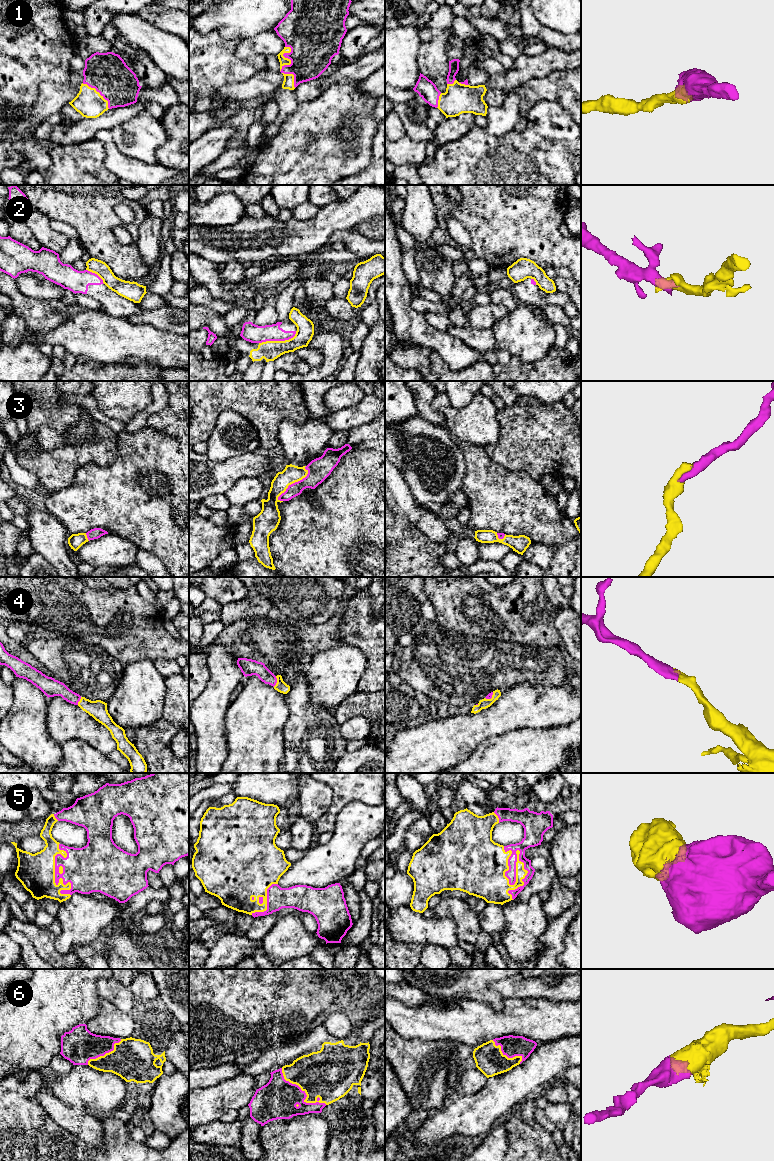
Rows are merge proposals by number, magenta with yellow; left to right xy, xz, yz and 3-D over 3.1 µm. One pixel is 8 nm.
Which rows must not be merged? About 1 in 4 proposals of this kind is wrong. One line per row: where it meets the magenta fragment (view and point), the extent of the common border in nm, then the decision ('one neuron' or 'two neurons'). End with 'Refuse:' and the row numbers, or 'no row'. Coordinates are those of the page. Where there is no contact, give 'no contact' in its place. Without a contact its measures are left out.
1: meets magenta in xz at (288, 58); contact 220 nm long; one neuron
2: meets magenta in xz at (278, 340); contact 320 nm long; two neurons
3: meets magenta in xz at (295, 482); contact 360 nm long; one neuron
4: meets magenta in xz at (276, 681); contact 90 nm long; one neuron
5: meets magenta in yz at (515, 870); contact 440 nm long; one neuron
6: meets magenta in xz at (304, 1092); contact 460 nm long; one neuron
Refuse: 2

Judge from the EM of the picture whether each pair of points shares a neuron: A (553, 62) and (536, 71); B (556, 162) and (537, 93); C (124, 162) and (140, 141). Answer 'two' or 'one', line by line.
A: one
B: two
C: two

